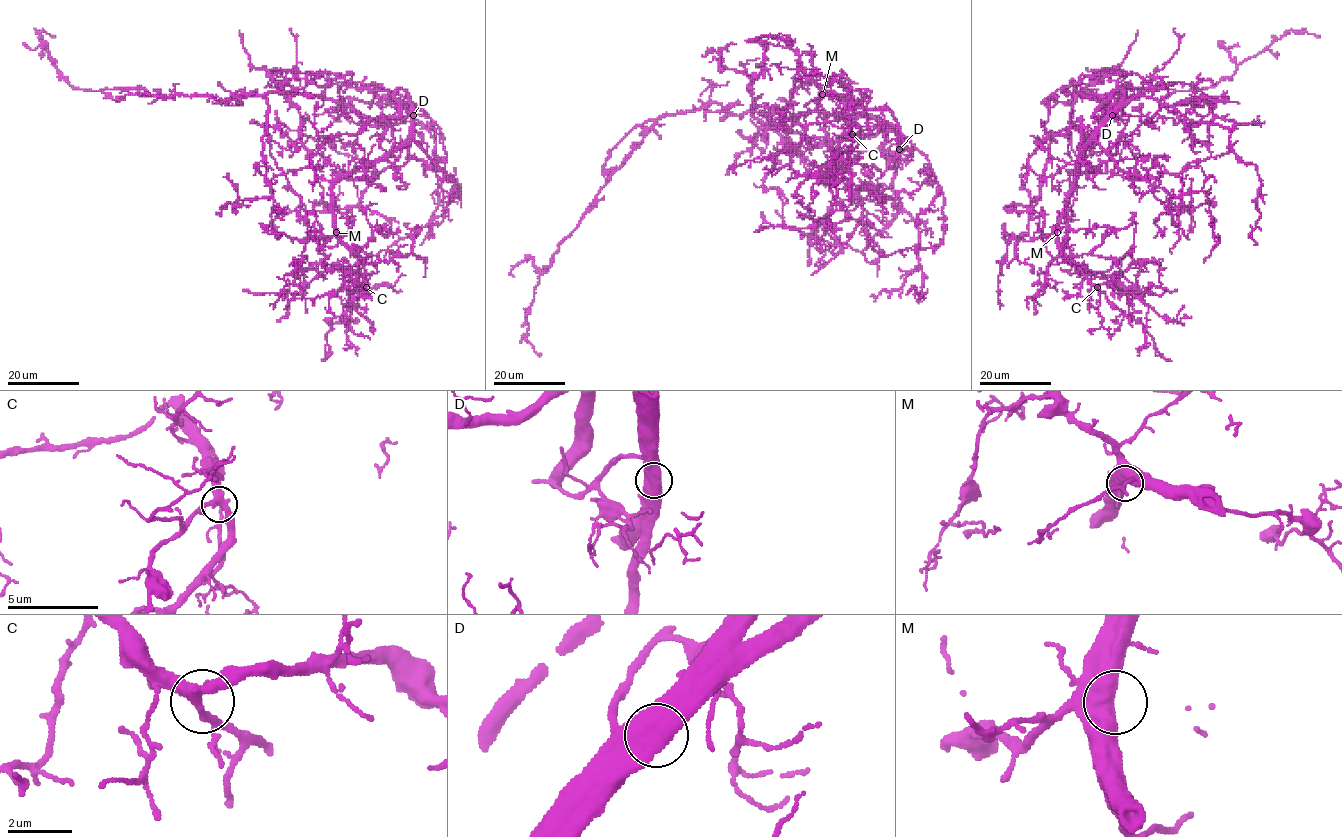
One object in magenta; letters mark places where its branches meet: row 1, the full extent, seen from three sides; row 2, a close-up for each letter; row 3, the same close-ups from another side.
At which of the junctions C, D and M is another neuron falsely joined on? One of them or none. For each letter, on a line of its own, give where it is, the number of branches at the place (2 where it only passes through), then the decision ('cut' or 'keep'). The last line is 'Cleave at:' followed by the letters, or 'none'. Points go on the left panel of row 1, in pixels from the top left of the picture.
C: (366, 287) | 3 | keep
D: (413, 115) | 2 | keep
M: (336, 232) | 2 | keep
Cleave at: none

